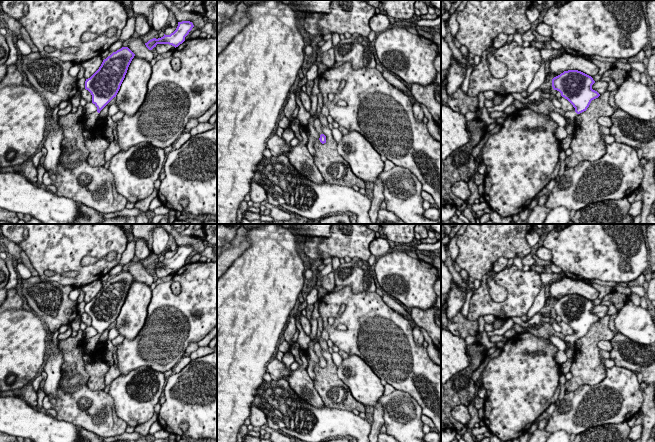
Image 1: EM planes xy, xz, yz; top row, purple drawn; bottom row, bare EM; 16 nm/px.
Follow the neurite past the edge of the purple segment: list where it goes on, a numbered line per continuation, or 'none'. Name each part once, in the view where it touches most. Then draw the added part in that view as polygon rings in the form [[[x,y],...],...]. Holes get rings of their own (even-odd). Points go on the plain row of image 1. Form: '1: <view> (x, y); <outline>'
1: yz (571, 339); [[[575,334],[574,335],[565,335],[565,338],[564,338],[564,342],[565,343],[569,343],[570,345],[571,345],[571,347],[570,348],[568,348],[568,347],[566,347],[566,349],[565,349],[565,353],[569,350],[569,349],[571,349],[571,350],[575,350],[575,344],[576,344],[576,341],[577,341],[577,337],[575,336]]]

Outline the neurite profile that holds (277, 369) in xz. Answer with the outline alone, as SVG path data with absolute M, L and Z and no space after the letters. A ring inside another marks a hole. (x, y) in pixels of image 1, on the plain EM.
M276 358L268 362L266 370L270 374L272 380L278 380L280 378L287 380L292 372L292 370L289 369L282 361Z

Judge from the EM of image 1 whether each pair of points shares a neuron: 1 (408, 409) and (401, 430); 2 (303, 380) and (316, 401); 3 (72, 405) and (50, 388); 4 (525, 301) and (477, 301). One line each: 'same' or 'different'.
1: same
2: same
3: different
4: same

